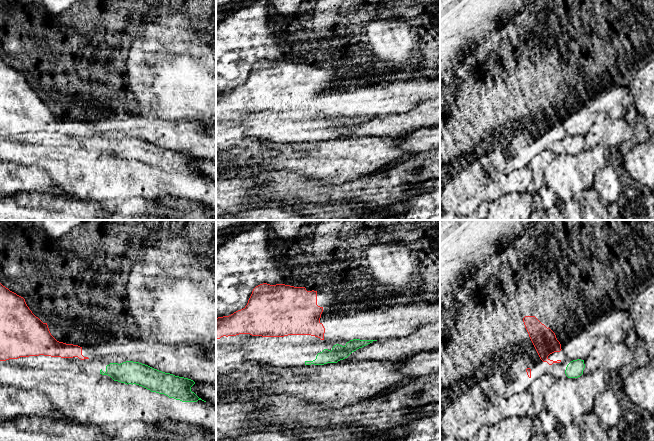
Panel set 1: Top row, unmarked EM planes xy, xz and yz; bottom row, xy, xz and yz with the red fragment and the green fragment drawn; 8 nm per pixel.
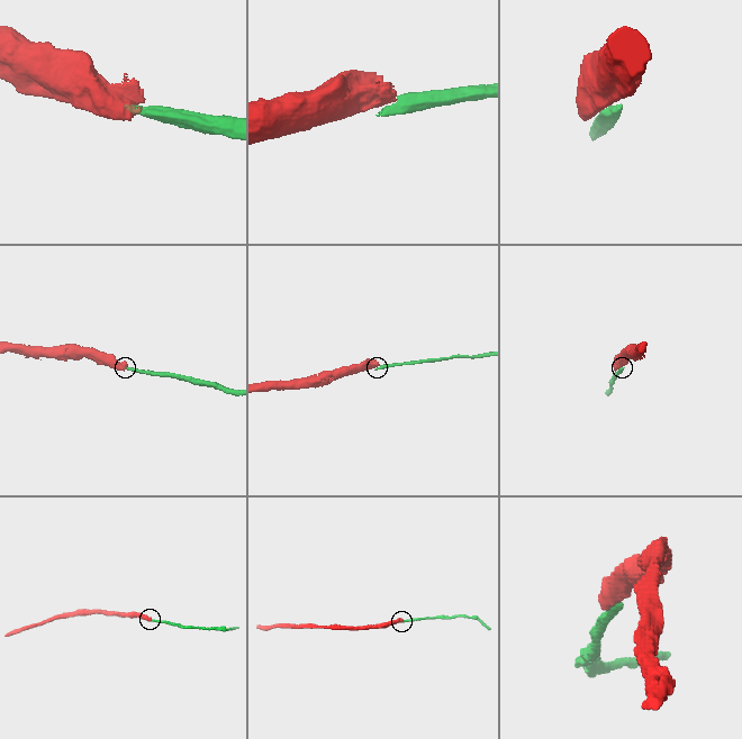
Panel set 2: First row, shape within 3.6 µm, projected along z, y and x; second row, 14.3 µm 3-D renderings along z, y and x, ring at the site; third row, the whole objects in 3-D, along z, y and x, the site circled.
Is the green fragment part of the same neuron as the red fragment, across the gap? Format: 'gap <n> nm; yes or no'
gap 60 nm; no

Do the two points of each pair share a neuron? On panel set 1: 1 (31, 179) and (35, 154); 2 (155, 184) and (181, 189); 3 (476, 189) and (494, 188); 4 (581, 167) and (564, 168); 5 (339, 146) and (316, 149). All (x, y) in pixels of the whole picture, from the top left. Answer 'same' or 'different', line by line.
1: different
2: same
3: same
4: same
5: same

